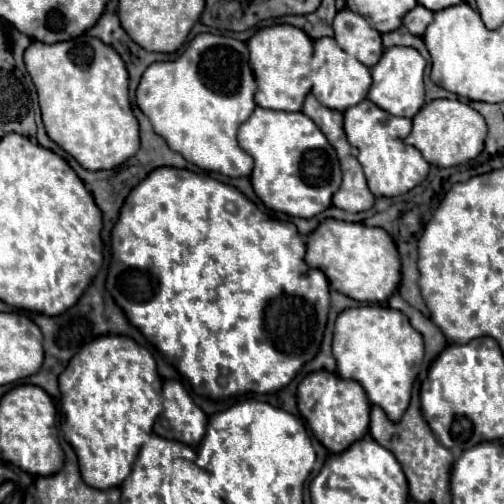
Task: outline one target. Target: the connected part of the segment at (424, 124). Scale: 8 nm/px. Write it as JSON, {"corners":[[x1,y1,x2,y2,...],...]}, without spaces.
{"corners":[[436,99,424,105,414,117,414,129,406,137,408,145,416,147,430,165,456,167,480,155,486,139,486,121,480,113,458,99]]}

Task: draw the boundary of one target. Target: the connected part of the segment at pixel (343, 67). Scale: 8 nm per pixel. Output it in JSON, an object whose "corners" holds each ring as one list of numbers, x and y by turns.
{"corners":[[322,37,318,41,314,41,314,57,312,57,312,93,316,95,316,99,328,107,328,109,336,109,336,111,346,111,352,105,358,105,362,99,366,99,366,93,372,85,372,77,366,65,362,65,360,61,356,61,356,57,344,53,336,41,332,37]]}

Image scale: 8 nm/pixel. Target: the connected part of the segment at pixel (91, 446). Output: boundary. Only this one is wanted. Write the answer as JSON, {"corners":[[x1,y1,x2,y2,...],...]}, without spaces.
{"corners":[[120,335,98,337,96,341,84,345,84,349,76,353,76,357,72,357,68,369,60,375,60,391,62,391,62,411,66,415,62,433,78,455,80,475,84,483,94,489,120,487,124,477,128,477,144,439,152,433,152,425,160,413,162,379,156,371,154,357,150,355,148,349,140,347,130,337]]}

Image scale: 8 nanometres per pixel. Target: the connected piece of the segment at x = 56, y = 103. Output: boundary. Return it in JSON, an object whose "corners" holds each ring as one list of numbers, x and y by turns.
{"corners":[[90,35,56,45,32,41,24,63,38,91,48,137,84,169,112,169,138,151,140,133,128,99,128,71,110,45]]}

